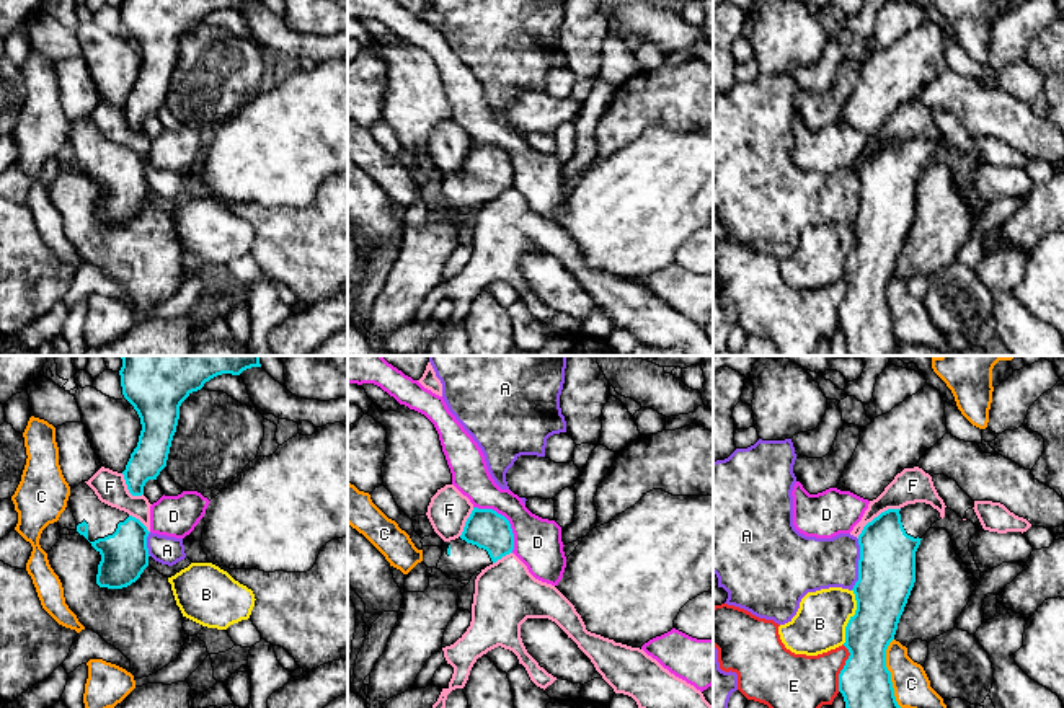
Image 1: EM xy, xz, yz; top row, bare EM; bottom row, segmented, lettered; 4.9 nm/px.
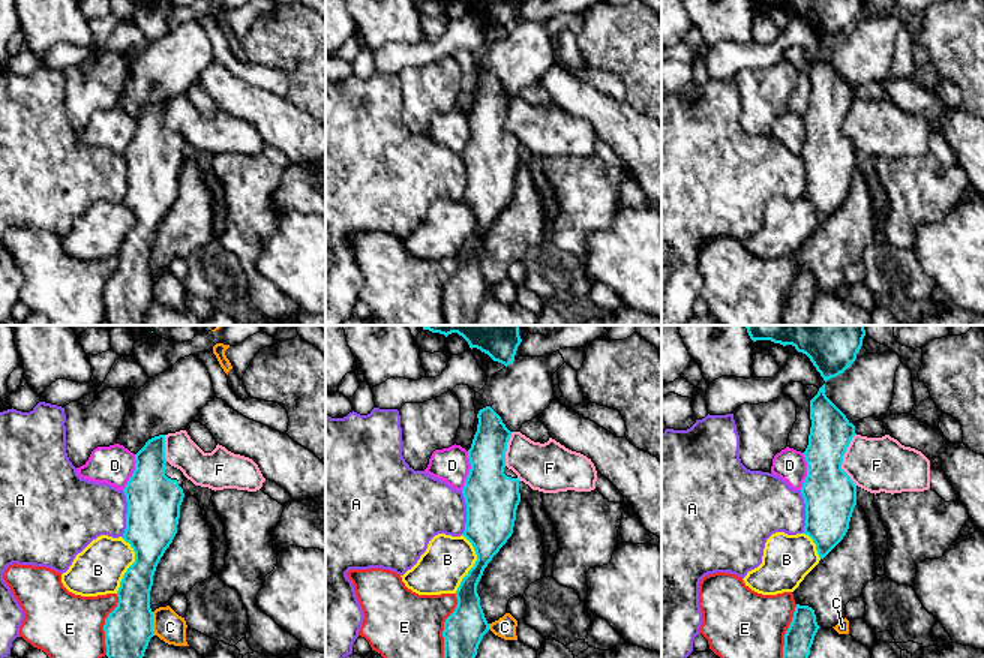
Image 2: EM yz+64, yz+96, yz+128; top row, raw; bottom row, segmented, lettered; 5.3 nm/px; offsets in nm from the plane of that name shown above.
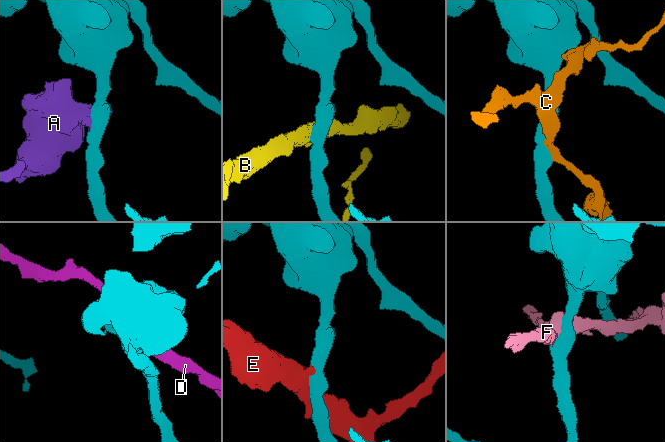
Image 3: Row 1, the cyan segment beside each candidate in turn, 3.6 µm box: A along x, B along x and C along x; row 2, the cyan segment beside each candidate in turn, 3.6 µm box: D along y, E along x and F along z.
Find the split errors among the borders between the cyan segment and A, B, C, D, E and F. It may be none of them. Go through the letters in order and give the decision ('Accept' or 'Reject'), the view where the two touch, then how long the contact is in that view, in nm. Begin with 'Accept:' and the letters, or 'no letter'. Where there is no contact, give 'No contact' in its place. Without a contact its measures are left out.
Accept: no letter
A: Reject. Touches cyan in yz. Shared border 260 nm
B: Reject. Touches cyan in yz. Shared border 280 nm
C: Reject. Touches cyan in yz. Shared border 340 nm
D: Reject. Touches cyan in xz. Shared border 300 nm
E: Reject. Touches cyan in yz. Shared border 240 nm
F: Reject. Touches cyan in yz. Shared border 260 nm

